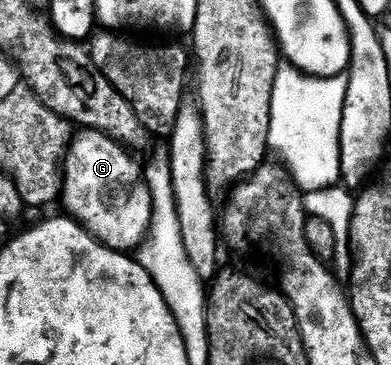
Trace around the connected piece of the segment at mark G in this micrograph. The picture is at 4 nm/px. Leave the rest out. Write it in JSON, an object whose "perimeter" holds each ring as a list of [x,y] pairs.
{"perimeter":[[[91,130],[79,131],[64,157],[64,179],[60,204],[73,219],[77,220],[90,235],[117,252],[133,253],[145,240],[150,231],[148,214],[126,214],[128,220],[116,210],[120,204],[110,196],[110,192],[120,182],[139,180],[140,168],[130,161],[131,153],[117,140],[106,136],[104,132]]]}

